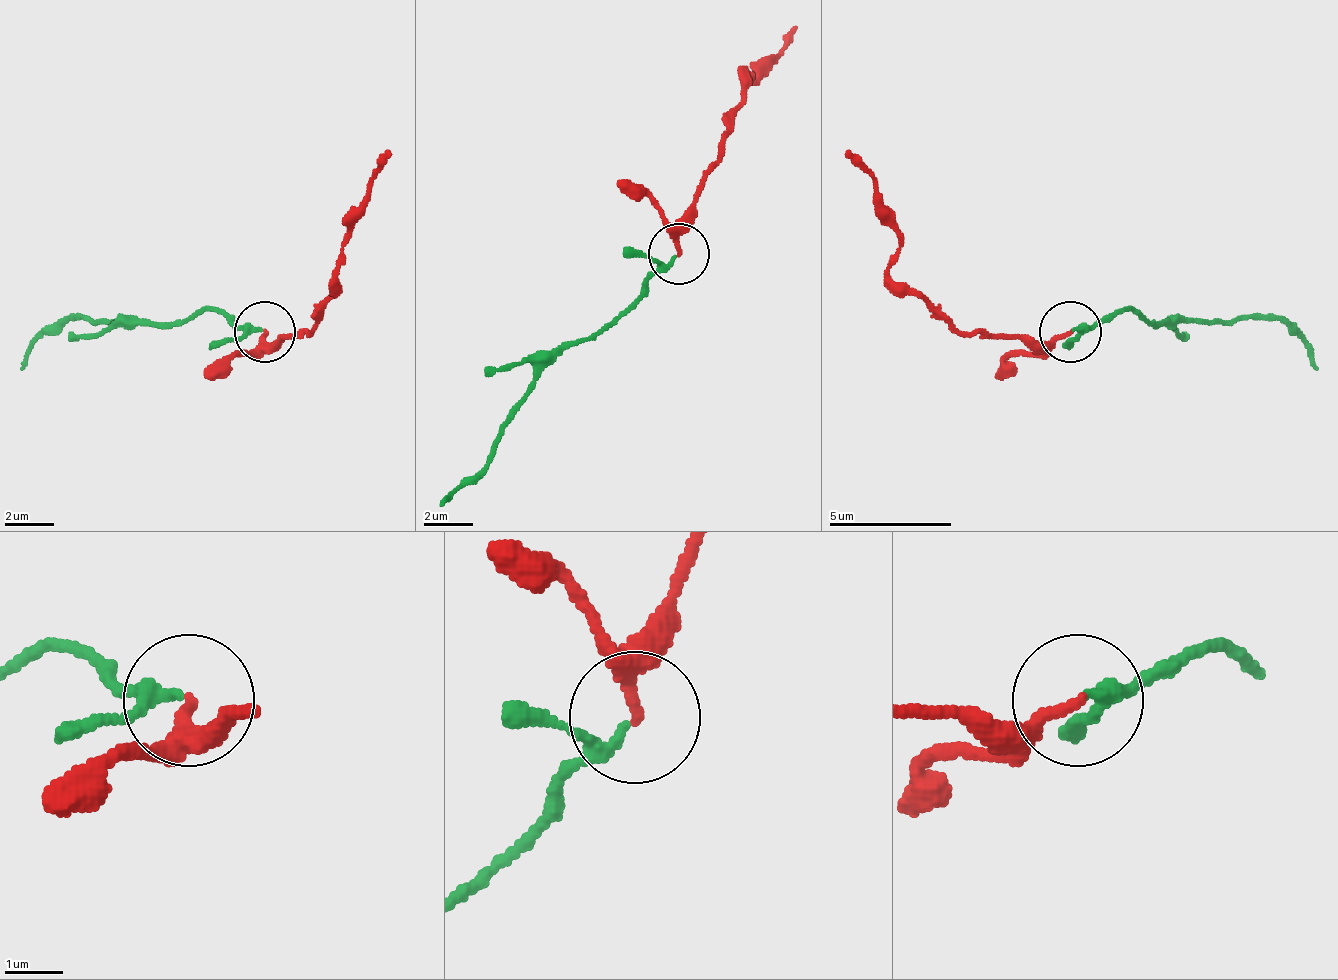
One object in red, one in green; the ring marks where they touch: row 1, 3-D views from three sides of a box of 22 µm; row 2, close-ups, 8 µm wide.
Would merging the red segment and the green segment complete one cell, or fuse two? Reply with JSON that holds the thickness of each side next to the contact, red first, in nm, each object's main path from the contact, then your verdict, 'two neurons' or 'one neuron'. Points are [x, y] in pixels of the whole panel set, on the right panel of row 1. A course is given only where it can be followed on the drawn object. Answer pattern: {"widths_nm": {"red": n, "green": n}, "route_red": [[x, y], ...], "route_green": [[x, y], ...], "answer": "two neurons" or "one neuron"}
{"widths_nm": {"red": 200, "green": 190}, "route_red": [[1068, 333], [995, 339], [947, 327], [886, 272], [898, 247], [892, 210], [844, 149]], "route_green": [[1074, 333], [1122, 308], [1141, 321], [1279, 321], [1315, 370]], "answer": "one neuron"}

